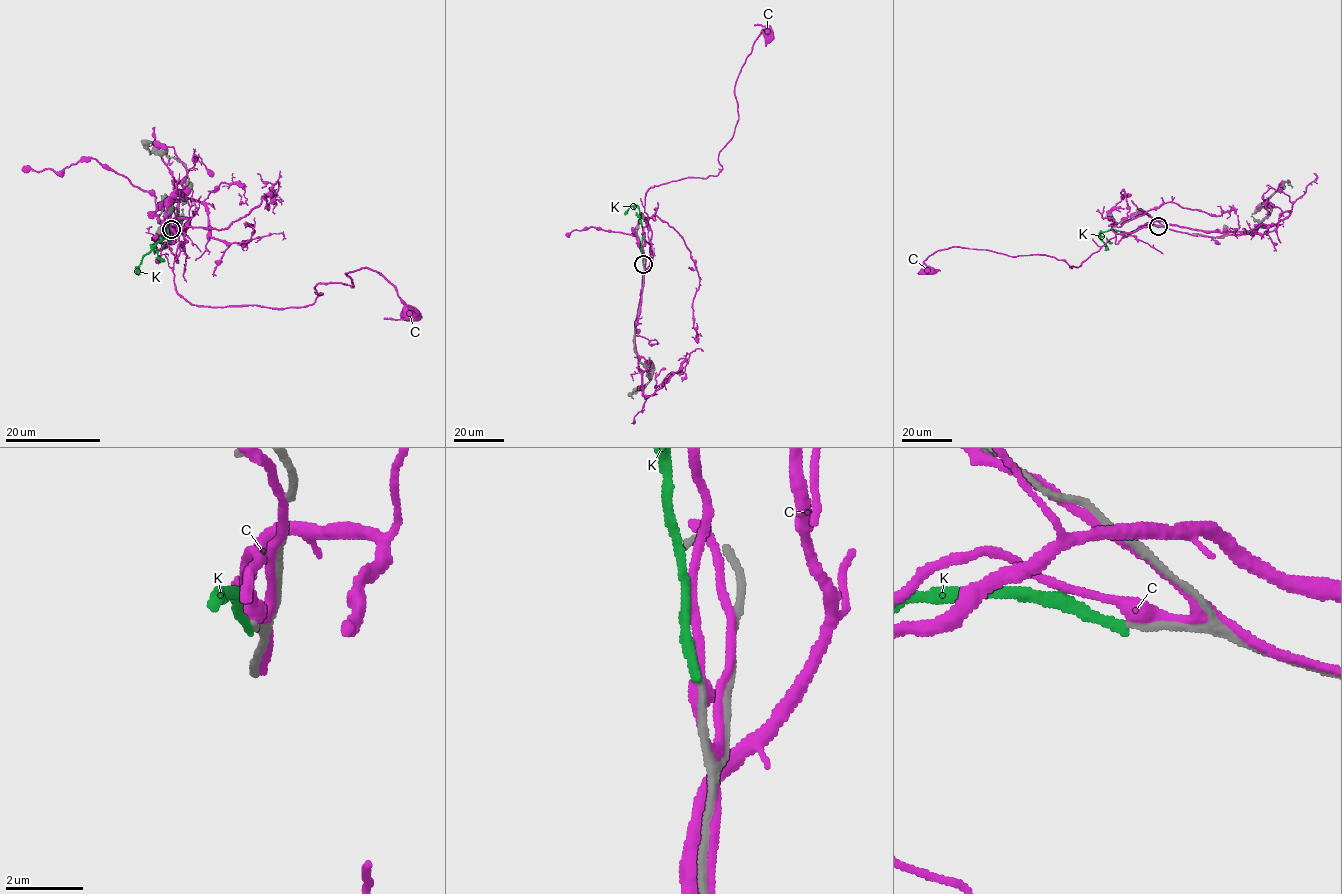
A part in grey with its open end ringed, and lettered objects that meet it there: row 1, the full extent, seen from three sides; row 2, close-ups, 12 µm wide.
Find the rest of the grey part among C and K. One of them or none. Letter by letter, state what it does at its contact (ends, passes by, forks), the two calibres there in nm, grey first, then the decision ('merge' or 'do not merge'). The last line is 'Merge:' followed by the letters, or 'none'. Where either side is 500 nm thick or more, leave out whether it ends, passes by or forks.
C: it passes by; 180 nm thick on the grey side, 240 nm on the other; do not merge
K: it ends there; 180 nm thick on the grey side, 240 nm on the other; do not merge
Merge: none

